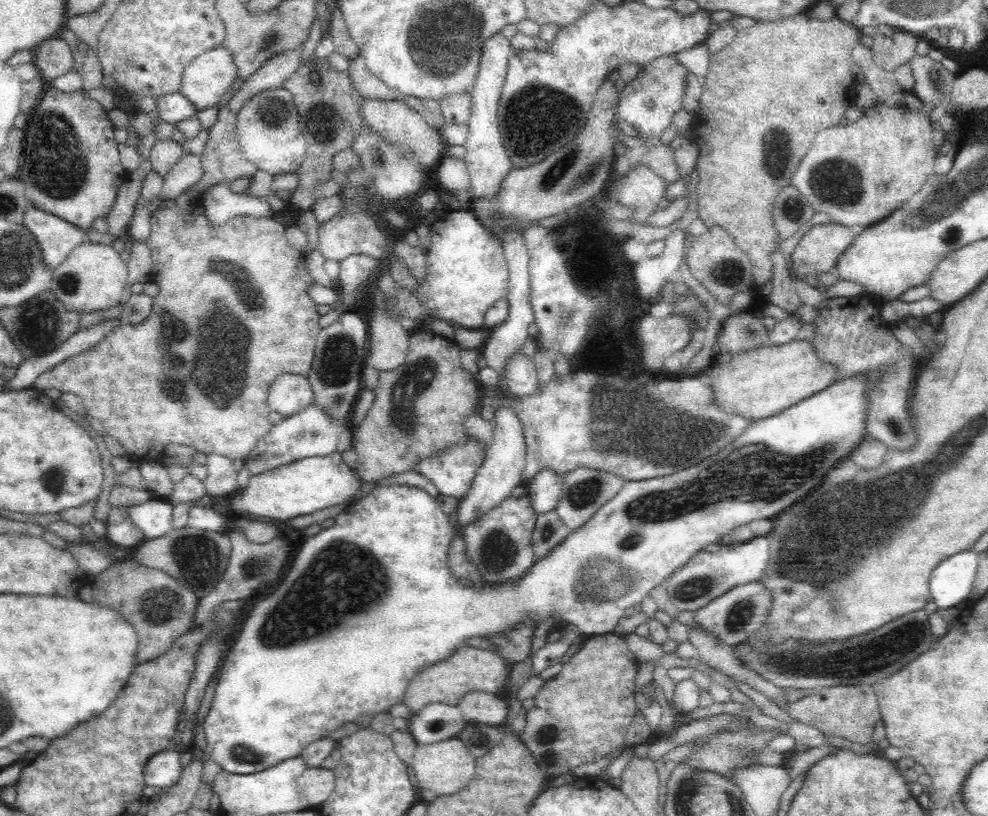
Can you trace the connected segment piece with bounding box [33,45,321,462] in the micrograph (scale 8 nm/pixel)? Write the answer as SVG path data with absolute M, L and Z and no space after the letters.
M300 45L295 49L282 51L278 55L272 55L272 58L266 59L254 74L248 76L248 79L242 84L242 88L238 89L222 108L219 108L217 120L209 128L208 140L201 151L202 171L204 171L204 174L202 174L200 180L194 186L190 186L190 188L178 194L176 198L164 199L156 211L151 214L150 236L148 236L148 240L145 243L152 251L151 272L160 290L156 296L152 297L152 312L150 312L150 316L138 324L120 324L116 330L112 330L110 334L106 334L98 344L84 349L74 356L68 357L66 360L60 362L60 364L55 364L55 367L42 372L34 381L33 386L41 391L45 388L57 388L62 393L72 392L72 394L80 396L84 405L84 414L98 419L102 427L104 427L104 434L116 439L120 444L121 452L133 459L149 460L152 462L155 459L159 459L170 444L180 444L190 446L197 453L204 453L205 455L214 453L232 461L237 459L246 460L250 452L256 447L256 444L273 428L269 418L271 409L267 403L267 394L269 393L272 380L276 376L280 376L280 374L286 372L307 376L310 368L312 368L315 340L321 328L319 325L320 314L316 311L317 304L307 293L307 288L310 285L316 285L316 283L308 273L304 254L299 253L288 243L285 235L286 227L278 223L273 217L264 218L243 215L236 216L224 224L211 224L206 219L206 215L204 215L203 199L205 192L213 184L222 182L230 186L230 182L233 180L252 177L257 171L257 166L253 162L248 161L245 154L239 149L239 142L237 141L235 131L236 116L238 116L240 108L244 106L244 102L248 102L256 92L282 87L282 84L298 70L302 50L304 50L304 46Z

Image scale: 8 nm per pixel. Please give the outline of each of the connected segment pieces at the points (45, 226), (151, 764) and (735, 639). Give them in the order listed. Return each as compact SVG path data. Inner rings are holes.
M29 205L23 225L32 232L42 251L42 262L53 271L80 243L87 241L86 232L58 217L38 211Z
M170 748L151 756L144 765L143 773L147 786L158 786L165 790L176 784L182 771L180 752Z
M762 579L743 585L736 585L711 603L699 608L693 617L694 625L712 633L720 643L734 648L738 643L748 641L763 625L772 610L772 591L764 585Z

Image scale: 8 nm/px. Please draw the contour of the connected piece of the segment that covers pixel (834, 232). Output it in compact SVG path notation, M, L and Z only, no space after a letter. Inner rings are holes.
M824 224L820 226L812 227L808 233L805 233L797 246L794 248L794 252L791 255L791 263L789 272L793 272L795 278L793 280L802 280L804 276L816 277L822 272L831 272L836 266L836 262L842 253L848 246L850 246L857 230L844 227L837 224Z

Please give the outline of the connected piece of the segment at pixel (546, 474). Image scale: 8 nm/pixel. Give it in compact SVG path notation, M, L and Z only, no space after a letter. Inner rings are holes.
M542 469L534 480L527 484L528 497L536 514L557 508L562 493L563 478L554 469Z

